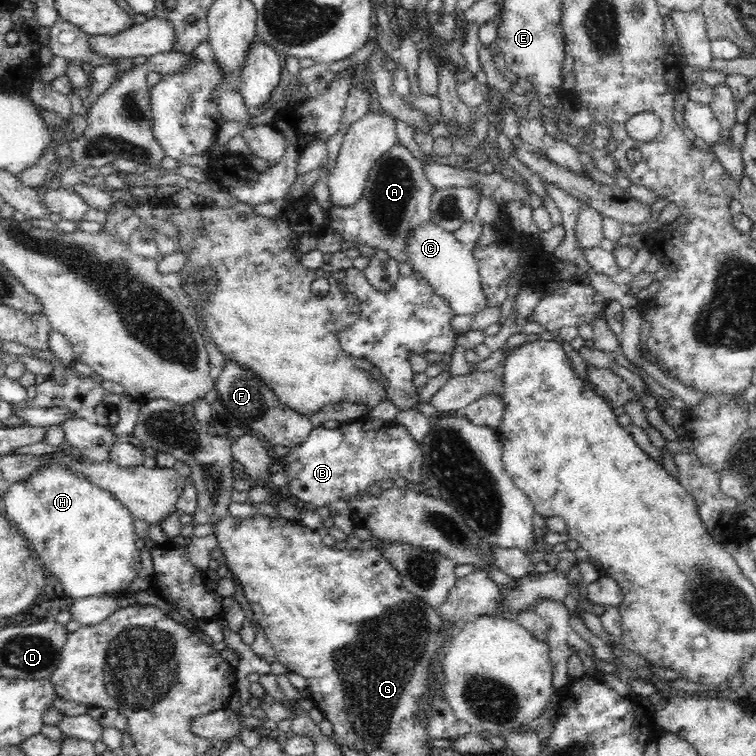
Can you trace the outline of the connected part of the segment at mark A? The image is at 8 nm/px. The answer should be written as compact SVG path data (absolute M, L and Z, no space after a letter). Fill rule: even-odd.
M394 144L382 158L378 158L368 170L362 198L348 208L332 206L327 212L328 226L344 237L346 244L362 244L385 250L396 262L408 262L404 256L404 244L412 228L431 220L431 196L435 186L426 178L423 164L408 150Z

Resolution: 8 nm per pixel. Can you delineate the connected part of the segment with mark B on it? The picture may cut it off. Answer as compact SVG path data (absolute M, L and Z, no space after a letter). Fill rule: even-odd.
M365 416L350 424L342 424L337 428L328 429L323 426L314 427L311 433L298 446L293 446L290 451L281 456L281 463L284 465L284 472L288 477L288 488L286 496L297 501L304 507L317 508L327 506L334 500L344 498L356 498L356 494L366 494L372 484L381 484L384 480L401 476L408 482L415 484L422 483L422 472L424 472L424 453L422 444L414 440L404 426L396 422L384 422L374 420Z

